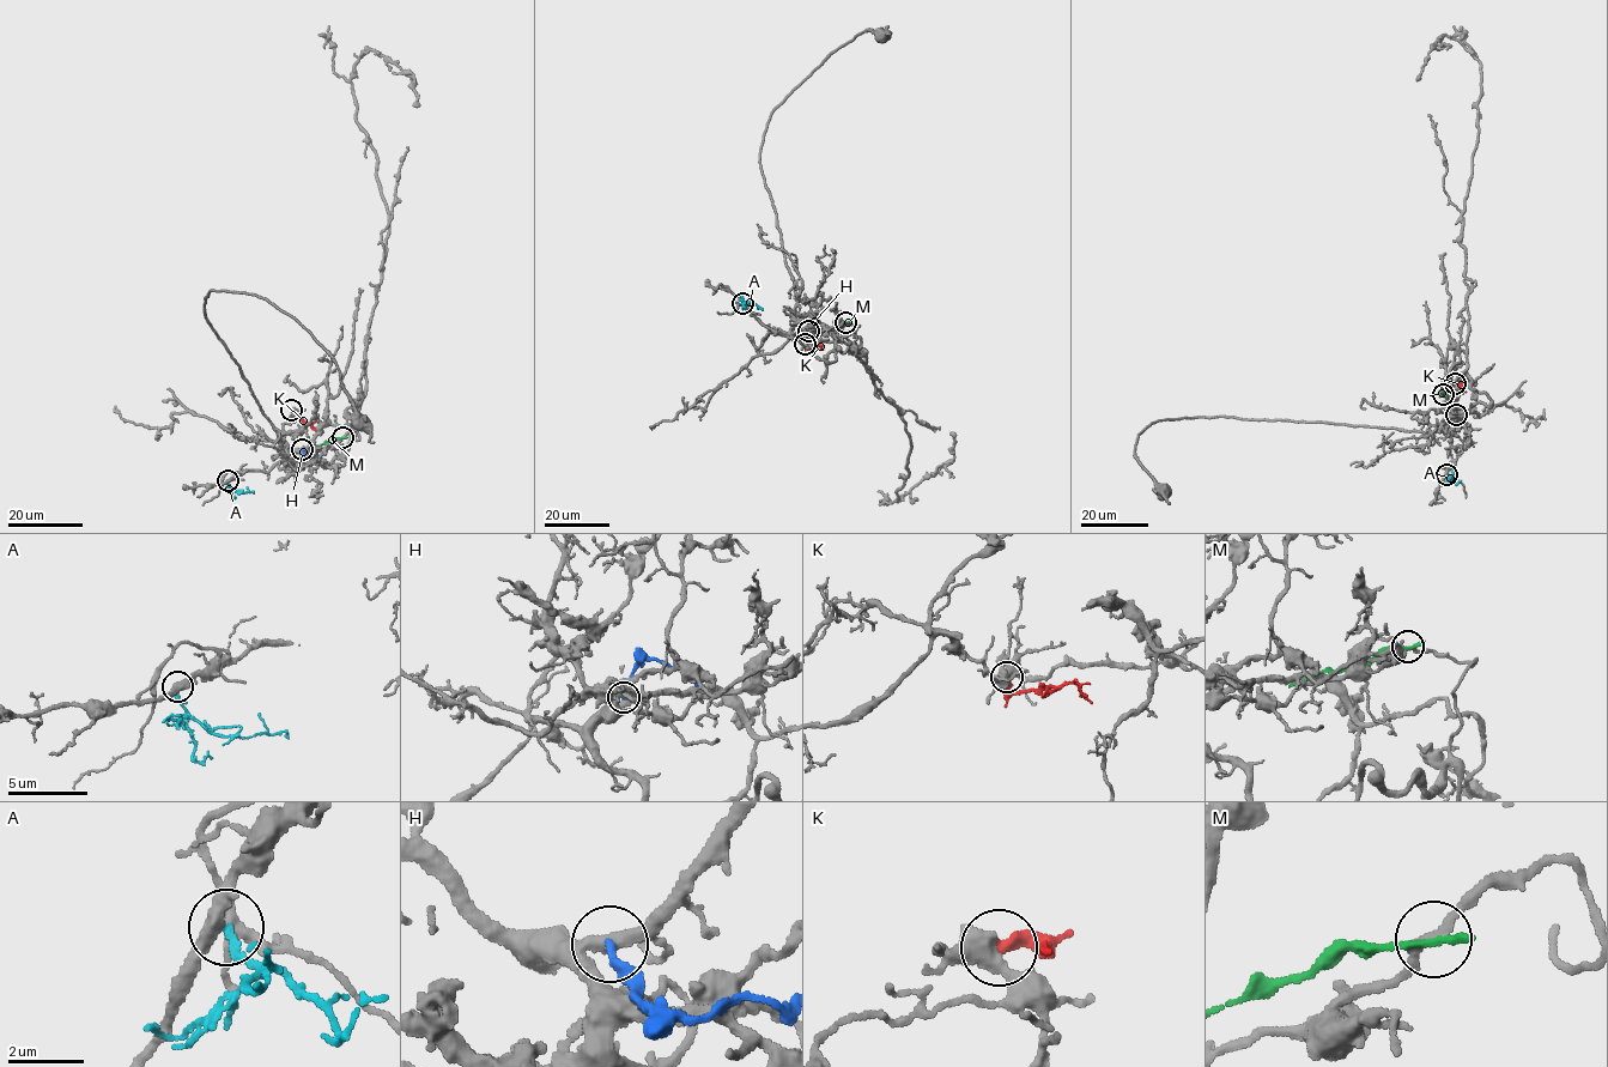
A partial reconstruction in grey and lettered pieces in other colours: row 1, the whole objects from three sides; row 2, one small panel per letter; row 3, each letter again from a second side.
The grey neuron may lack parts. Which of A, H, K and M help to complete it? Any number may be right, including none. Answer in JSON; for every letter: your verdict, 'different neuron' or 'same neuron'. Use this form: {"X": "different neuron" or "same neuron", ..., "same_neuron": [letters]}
{"A": "same neuron", "H": "different neuron", "K": "different neuron", "M": "different neuron", "same_neuron": ["A"]}

